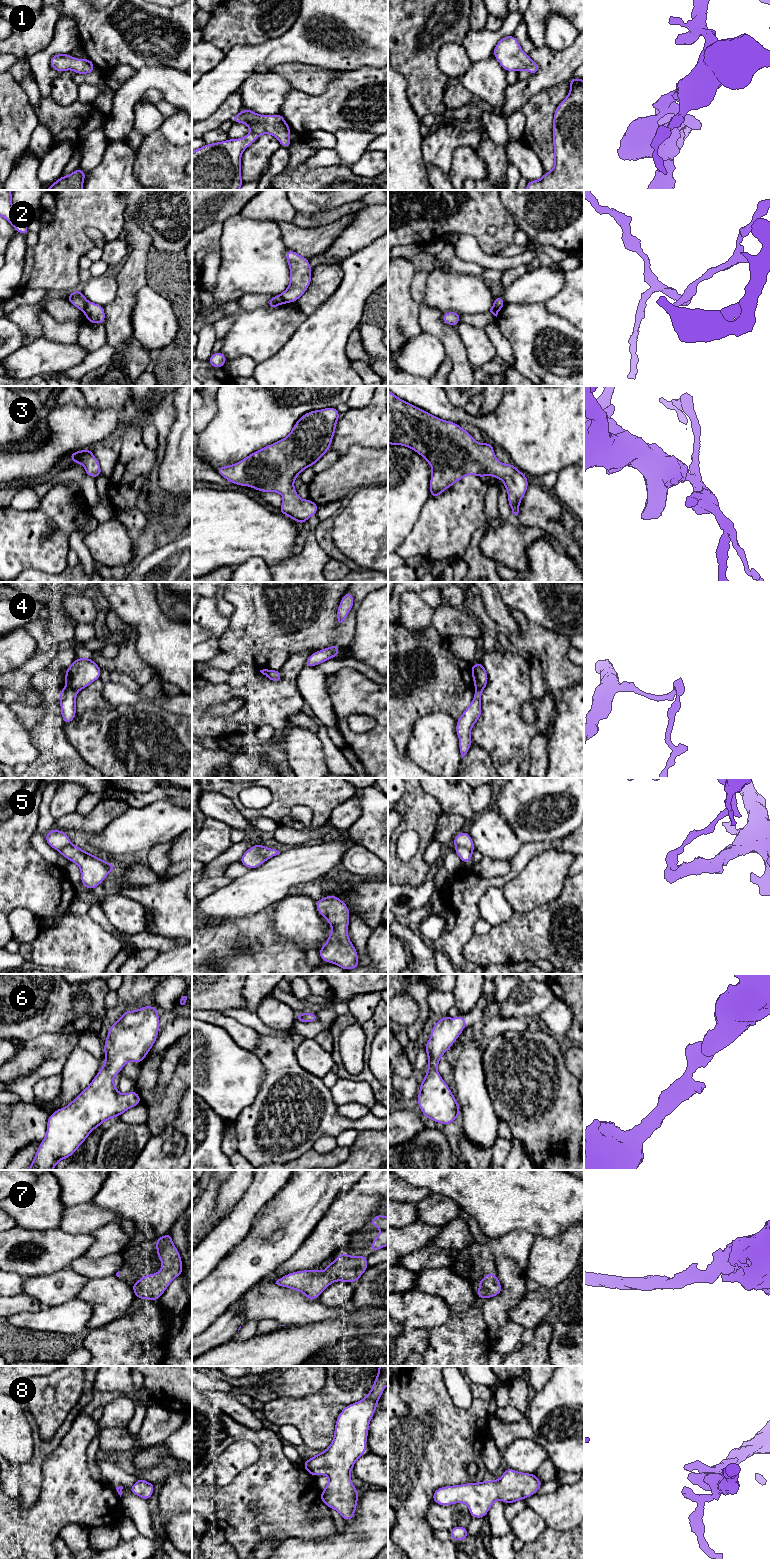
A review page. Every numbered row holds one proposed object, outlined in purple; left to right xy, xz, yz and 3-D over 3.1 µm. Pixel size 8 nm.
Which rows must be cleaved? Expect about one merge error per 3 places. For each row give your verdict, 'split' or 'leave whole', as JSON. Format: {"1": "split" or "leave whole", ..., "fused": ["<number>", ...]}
{"1": "leave whole", "2": "split", "3": "leave whole", "4": "split", "5": "split", "6": "leave whole", "7": "leave whole", "8": "leave whole", "fused": ["2", "4", "5"]}

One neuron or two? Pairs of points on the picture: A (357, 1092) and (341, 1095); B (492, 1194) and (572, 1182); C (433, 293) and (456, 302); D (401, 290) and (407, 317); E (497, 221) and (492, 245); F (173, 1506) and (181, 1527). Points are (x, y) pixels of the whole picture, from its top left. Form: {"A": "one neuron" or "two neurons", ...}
{"A": "one neuron", "B": "one neuron", "C": "one neuron", "D": "one neuron", "E": "one neuron", "F": "two neurons"}

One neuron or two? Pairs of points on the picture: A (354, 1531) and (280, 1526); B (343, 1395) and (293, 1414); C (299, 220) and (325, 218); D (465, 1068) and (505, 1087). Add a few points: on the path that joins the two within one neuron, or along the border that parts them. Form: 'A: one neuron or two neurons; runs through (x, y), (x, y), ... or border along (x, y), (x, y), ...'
A: two neurons; border along (337, 1531), (330, 1536), (314, 1540)
B: one neuron; runs through (331, 1399), (316, 1414), (305, 1414)
C: one neuron; runs through (305, 219), (319, 219)
D: two neurons; border along (482, 1054), (484, 1082), (491, 1100)

